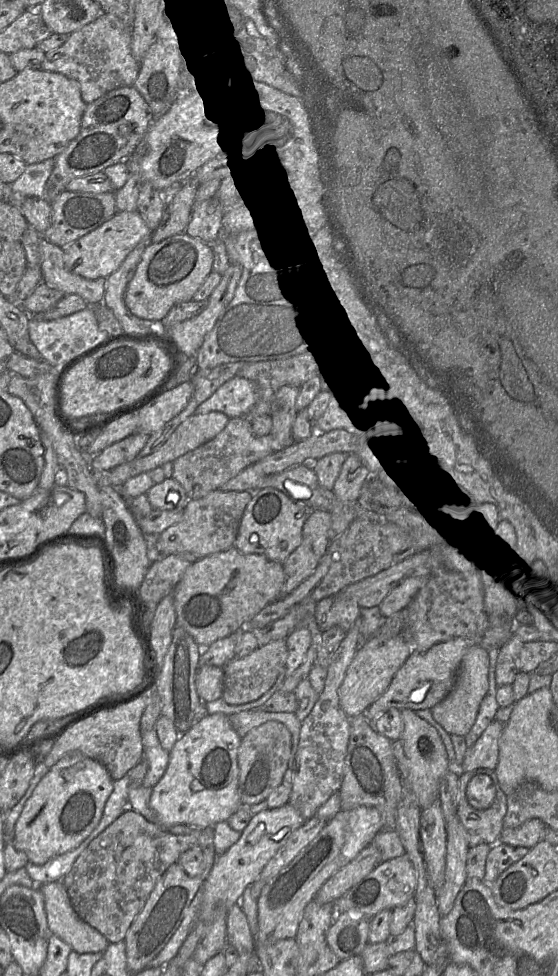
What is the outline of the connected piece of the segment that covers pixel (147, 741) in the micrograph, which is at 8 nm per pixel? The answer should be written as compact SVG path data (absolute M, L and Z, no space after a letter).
M155 729L143 733L142 745L143 757L148 763L148 771L142 785L153 788L167 768L170 753L161 746Z

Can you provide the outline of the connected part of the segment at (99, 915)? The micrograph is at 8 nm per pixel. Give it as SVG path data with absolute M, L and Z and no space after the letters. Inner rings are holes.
M126 808L126 810L112 824L110 824L104 831L102 831L96 838L91 841L87 848L75 860L71 870L62 879L62 883L66 888L73 909L84 922L86 922L88 925L96 929L102 936L104 936L108 943L124 941L131 923L143 909L158 879L173 863L178 862L178 858L185 850L192 846L198 845L198 837L201 829L203 828L184 825L175 825L166 828L147 820L143 815L134 811L133 809Z

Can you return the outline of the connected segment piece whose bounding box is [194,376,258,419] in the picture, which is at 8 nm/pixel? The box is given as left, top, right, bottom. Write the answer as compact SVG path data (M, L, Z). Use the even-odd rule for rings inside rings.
M235 376L202 402L194 414L217 411L224 413L230 419L244 417L248 415L257 399L256 385L246 378Z

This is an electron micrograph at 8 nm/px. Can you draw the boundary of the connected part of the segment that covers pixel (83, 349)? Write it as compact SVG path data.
M94 307L51 321L44 321L30 316L28 323L29 336L32 343L41 353L43 360L55 369L61 370L77 358L96 349L112 337L100 330L94 313Z

